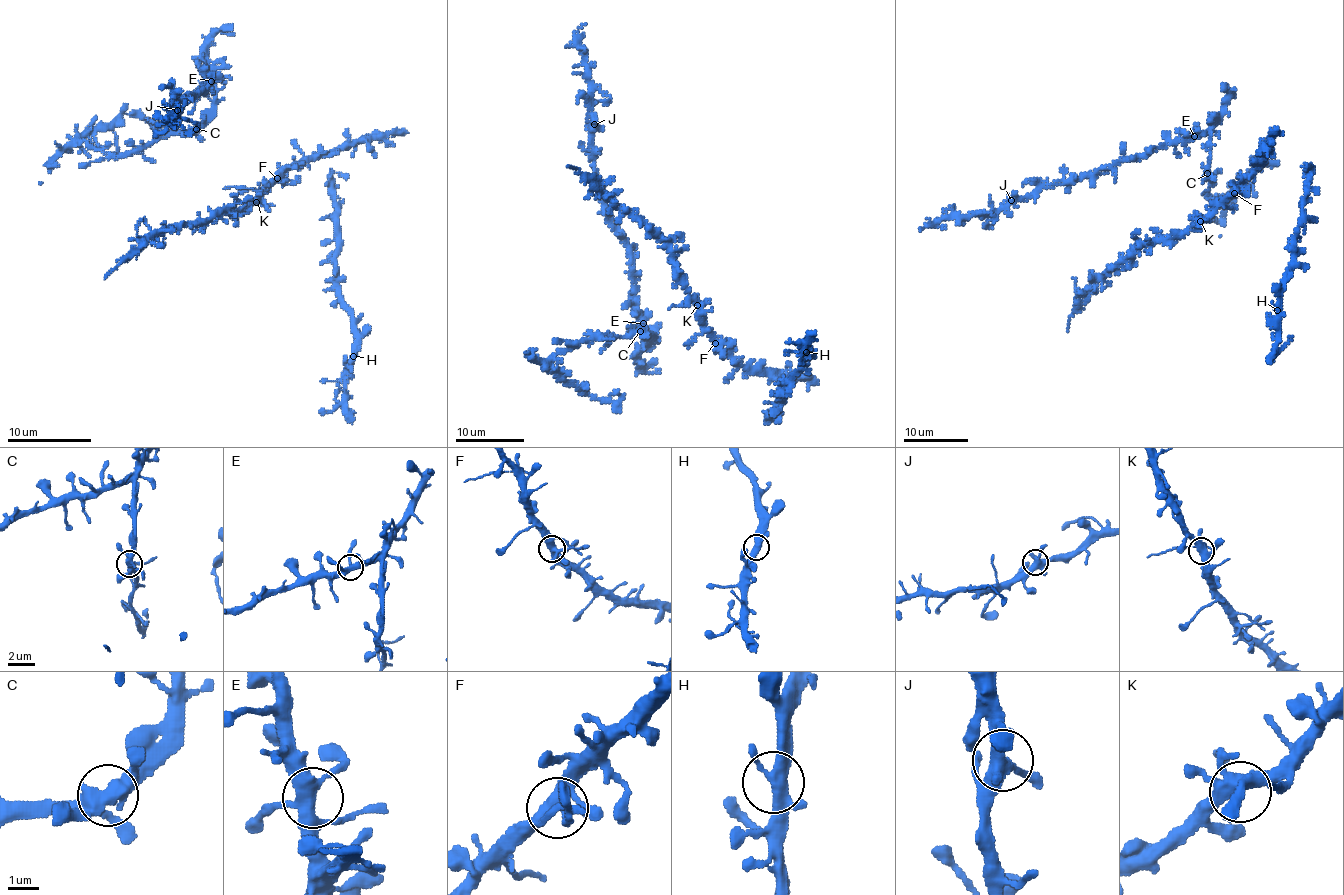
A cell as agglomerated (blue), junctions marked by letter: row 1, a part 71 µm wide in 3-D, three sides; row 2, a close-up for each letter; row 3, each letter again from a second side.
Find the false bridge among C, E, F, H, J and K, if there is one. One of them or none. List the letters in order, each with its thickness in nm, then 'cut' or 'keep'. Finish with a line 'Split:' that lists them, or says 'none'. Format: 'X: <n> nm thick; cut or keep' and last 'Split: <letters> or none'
C: 400 nm thick; cut
E: 400 nm thick; keep
F: 400 nm thick; keep
H: 380 nm thick; keep
J: 380 nm thick; keep
K: 440 nm thick; keep
Split: C

